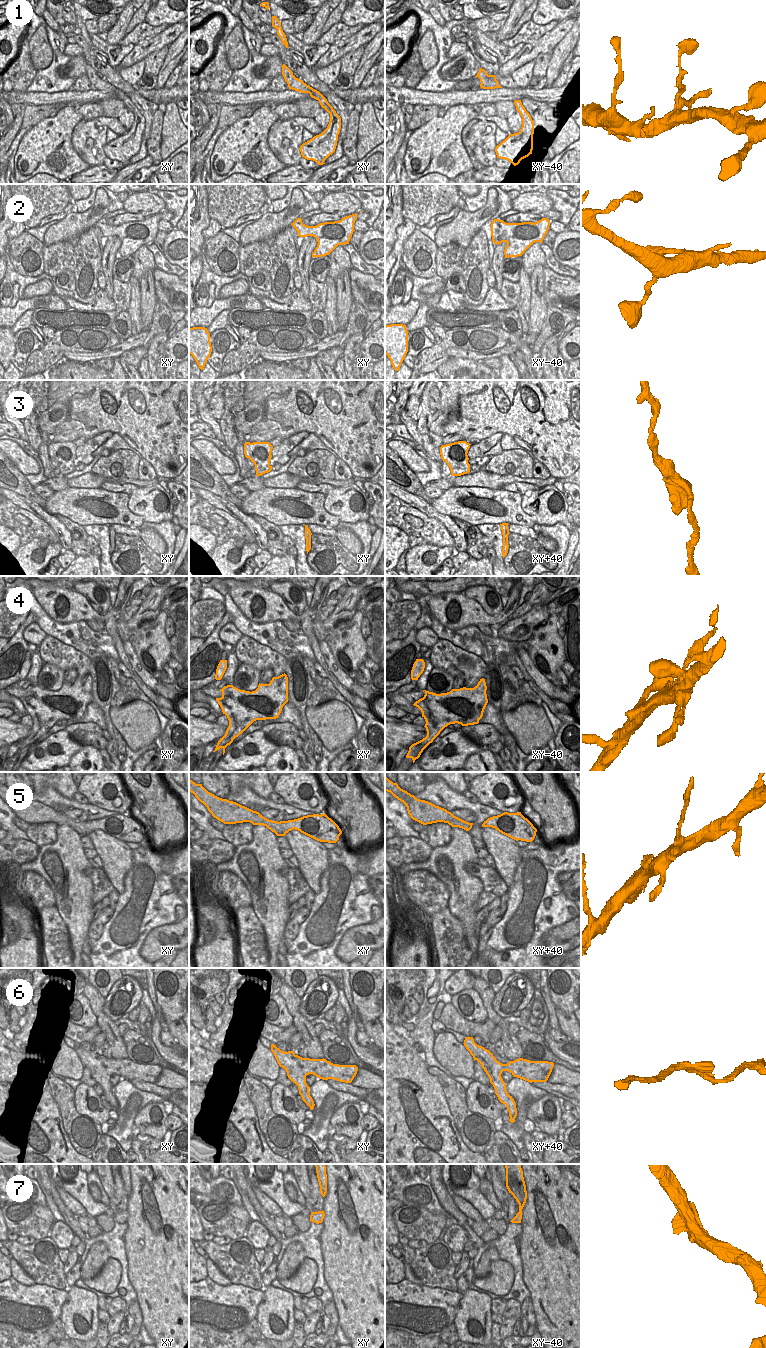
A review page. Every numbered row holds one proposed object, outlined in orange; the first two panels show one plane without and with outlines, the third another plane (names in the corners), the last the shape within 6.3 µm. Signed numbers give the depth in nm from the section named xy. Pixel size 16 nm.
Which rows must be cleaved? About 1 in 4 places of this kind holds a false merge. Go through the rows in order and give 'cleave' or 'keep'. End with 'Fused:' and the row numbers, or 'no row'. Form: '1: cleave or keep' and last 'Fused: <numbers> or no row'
1: keep
2: keep
3: keep
4: keep
5: cleave
6: keep
7: keep
Fused: 5

